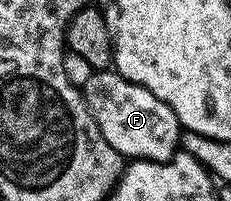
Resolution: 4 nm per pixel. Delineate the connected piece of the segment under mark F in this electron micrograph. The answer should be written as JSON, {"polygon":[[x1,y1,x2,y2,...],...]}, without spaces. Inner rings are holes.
{"polygon":[[97,69,83,88,83,94,107,145,126,160,150,159,162,163,178,154,183,128,177,114,171,105,159,101,155,93,143,89,143,85,127,81,115,69]]}

